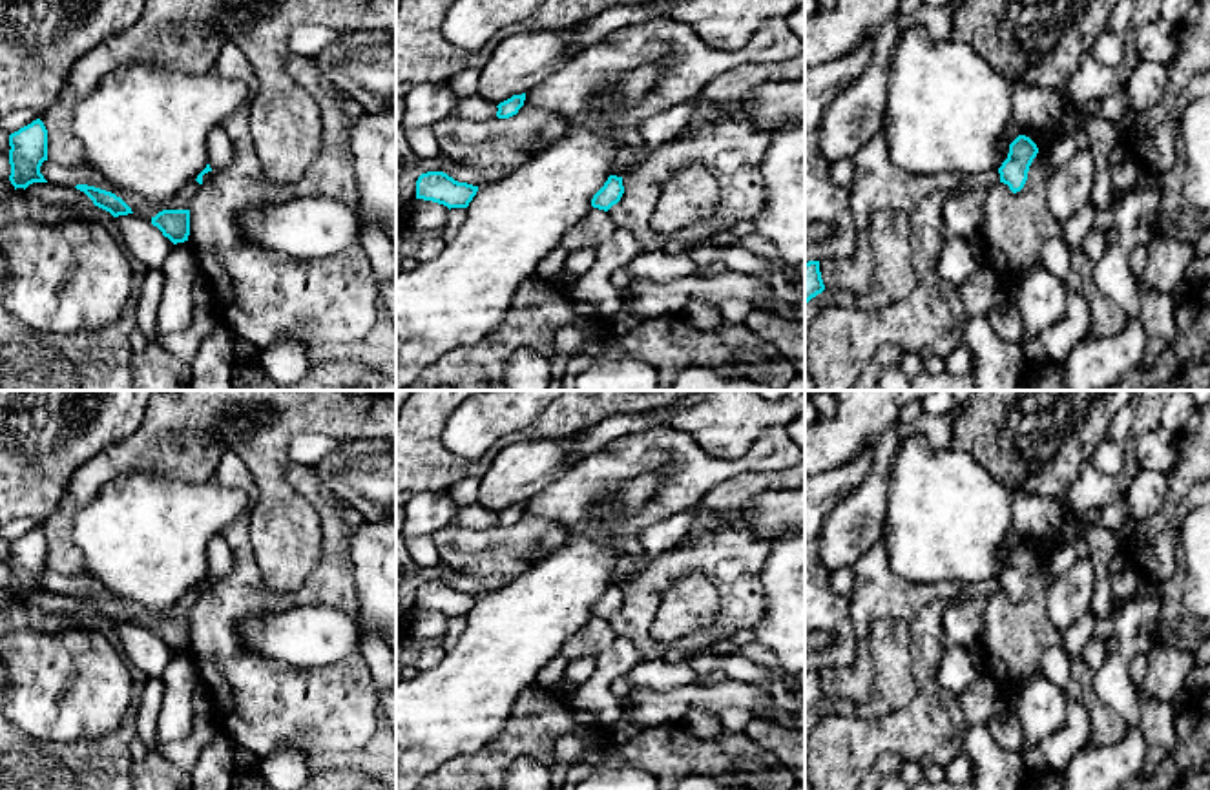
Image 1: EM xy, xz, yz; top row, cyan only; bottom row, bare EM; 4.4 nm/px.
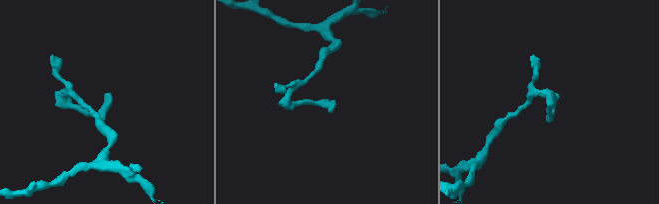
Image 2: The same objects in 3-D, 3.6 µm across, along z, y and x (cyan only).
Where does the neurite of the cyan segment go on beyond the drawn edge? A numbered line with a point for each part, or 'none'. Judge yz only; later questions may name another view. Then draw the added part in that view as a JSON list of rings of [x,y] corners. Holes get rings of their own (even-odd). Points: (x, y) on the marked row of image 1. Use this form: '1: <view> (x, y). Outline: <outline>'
none

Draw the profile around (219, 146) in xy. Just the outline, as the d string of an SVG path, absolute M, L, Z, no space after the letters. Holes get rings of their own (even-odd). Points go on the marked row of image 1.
M221 126L214 128L208 133L206 148L208 148L208 164L212 172L228 166L234 159L232 140Z

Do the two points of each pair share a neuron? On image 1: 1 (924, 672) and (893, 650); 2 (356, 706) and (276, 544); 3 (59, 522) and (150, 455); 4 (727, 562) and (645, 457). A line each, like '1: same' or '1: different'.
1: different
2: different
3: same
4: different

